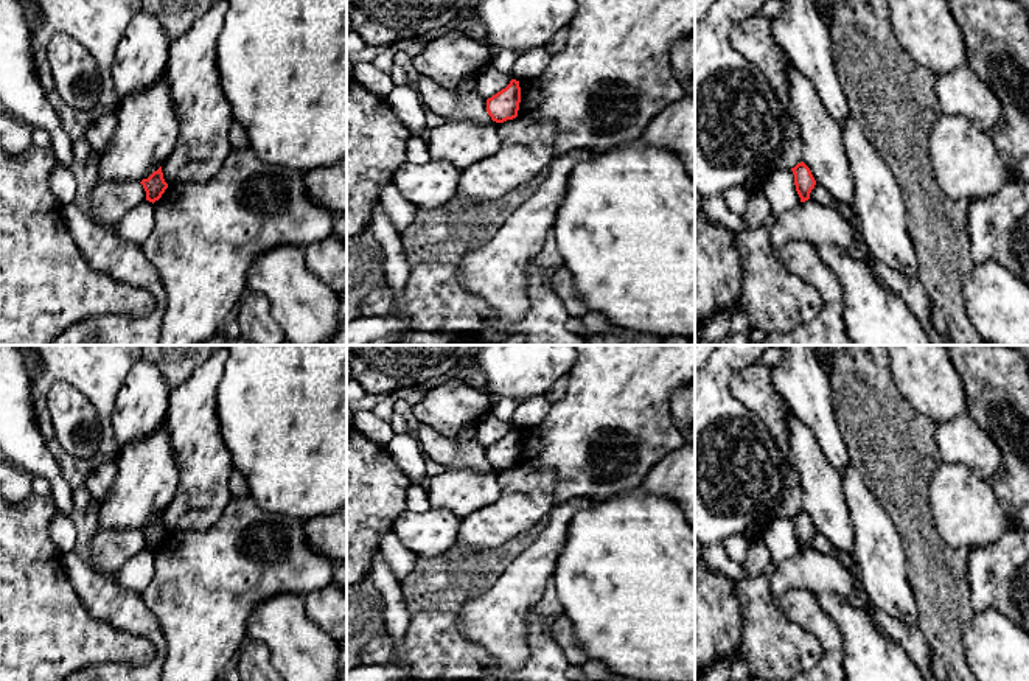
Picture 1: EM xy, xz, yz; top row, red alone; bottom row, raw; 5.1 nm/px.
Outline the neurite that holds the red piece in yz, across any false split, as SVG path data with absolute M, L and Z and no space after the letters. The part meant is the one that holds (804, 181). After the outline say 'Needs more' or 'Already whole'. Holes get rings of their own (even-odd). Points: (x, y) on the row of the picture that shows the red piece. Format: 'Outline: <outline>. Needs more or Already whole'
Outline: M801 162L797 163L794 168L791 168L793 174L794 174L794 185L796 185L796 191L801 197L801 202L805 202L810 199L810 193L816 185L816 180L810 171L810 168Z. Already whole

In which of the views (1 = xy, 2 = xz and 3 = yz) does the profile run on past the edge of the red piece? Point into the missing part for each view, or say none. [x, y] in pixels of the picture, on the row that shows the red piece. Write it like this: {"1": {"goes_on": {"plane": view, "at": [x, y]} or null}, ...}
{"1": {"goes_on": null}, "2": {"goes_on": null}, "3": {"goes_on": null}}

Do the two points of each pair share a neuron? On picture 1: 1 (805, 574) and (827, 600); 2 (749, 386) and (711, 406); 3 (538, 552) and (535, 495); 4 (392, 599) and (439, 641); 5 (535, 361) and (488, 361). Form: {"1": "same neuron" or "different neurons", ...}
{"1": "different neurons", "2": "different neurons", "3": "different neurons", "4": "different neurons", "5": "same neuron"}

